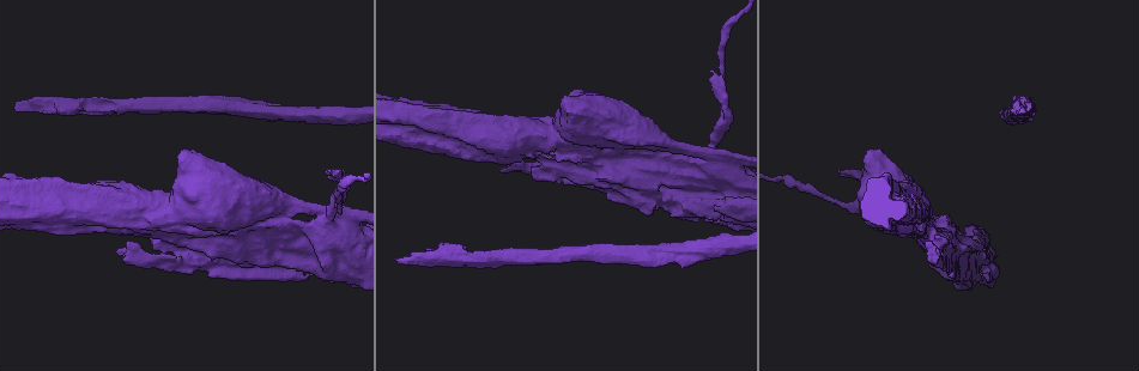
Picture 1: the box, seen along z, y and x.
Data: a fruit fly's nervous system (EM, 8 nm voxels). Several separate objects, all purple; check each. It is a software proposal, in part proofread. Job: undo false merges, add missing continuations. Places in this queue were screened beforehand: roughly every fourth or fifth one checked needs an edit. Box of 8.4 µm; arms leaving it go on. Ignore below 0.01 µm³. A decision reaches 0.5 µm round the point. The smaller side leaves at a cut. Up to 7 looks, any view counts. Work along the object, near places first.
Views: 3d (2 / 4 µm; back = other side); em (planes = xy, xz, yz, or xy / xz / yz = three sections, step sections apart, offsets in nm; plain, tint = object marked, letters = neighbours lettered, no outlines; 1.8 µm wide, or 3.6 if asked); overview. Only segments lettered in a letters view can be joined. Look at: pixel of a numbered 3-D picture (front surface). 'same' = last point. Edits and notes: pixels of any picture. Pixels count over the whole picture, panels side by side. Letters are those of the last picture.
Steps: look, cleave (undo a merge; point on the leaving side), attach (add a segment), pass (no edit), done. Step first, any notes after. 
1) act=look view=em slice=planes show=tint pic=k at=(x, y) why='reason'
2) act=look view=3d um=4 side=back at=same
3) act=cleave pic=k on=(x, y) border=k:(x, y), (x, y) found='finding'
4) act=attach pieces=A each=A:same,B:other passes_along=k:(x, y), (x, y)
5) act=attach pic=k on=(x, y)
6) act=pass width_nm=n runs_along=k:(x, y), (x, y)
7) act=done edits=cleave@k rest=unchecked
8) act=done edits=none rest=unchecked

act=look view=em um=3.6 slice=xy step=16 show=tint pic=1 at=(248, 248) why='sudden change in width'

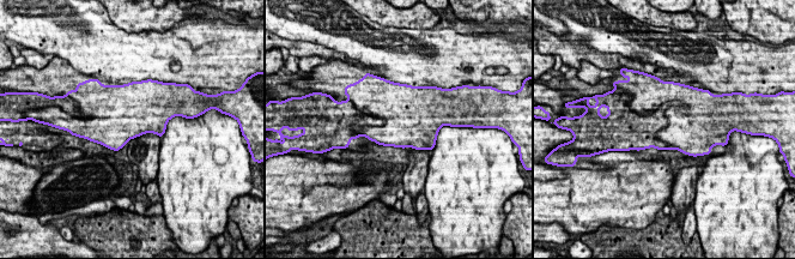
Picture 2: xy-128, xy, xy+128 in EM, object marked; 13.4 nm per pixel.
act=look view=em um=3.6 slice=planes show=letters at=same

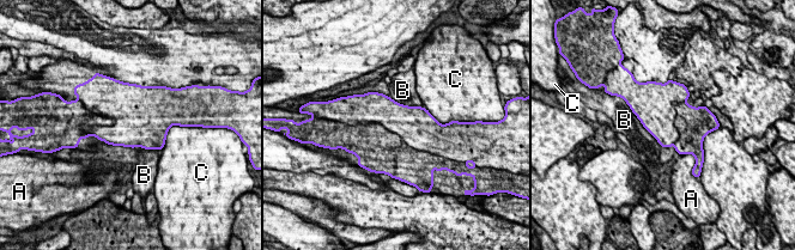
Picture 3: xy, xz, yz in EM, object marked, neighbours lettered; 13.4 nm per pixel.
act=cleave pic=3 on=(387, 150) longest_contact=B:750nm each=A:other,B:other,C:other border=3:(356, 123), (380, 123), (428, 152) found='a second cell is stuck on'

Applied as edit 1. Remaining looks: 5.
act=look view=em slice=planes show=letters pic=1 at=(331, 170) why='free end'

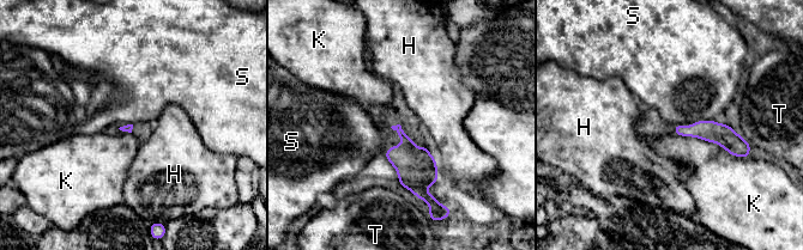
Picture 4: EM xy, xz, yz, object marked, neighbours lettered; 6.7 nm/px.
act=pass each=H:other,K:other,S:other,T:other border=4:(391, 127), (402, 144), (384, 154) found='no lettered segment goes on from it'

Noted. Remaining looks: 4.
act=look view=em slice=yz step=8 show=tint pic=1 at=(423, 259) why='sudden change in width'

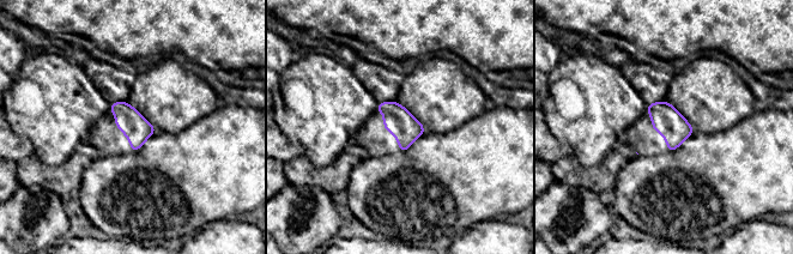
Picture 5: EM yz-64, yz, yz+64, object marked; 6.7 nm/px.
act=look view=em slice=planes show=tint at=same

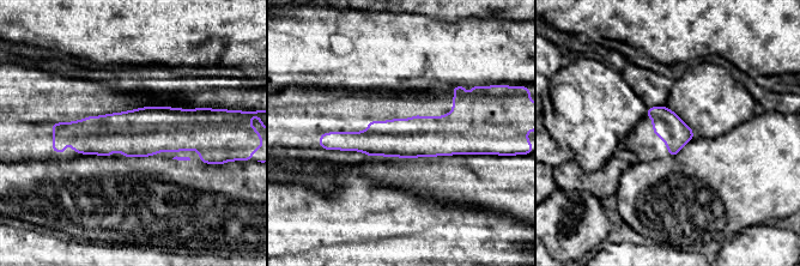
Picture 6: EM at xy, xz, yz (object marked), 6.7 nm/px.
act=look view=em slice=planes show=letters at=same why='see the neighbours'

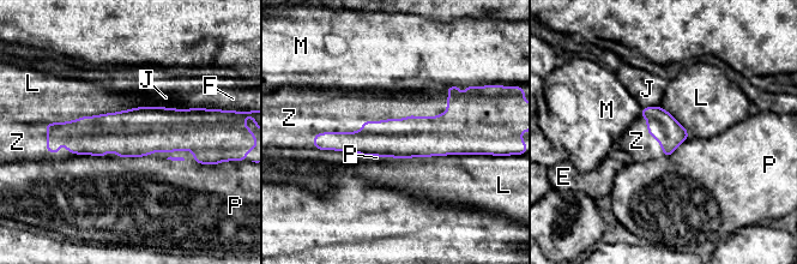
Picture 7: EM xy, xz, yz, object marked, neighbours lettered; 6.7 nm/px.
act=attach pieces=Z width_nm=190 longest_contact=Z:1000nm each=E:other,F:other,J:other,L:other,M:other,P:other,Z:same found='it goes on there'

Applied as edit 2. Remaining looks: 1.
act=done edits=cleave@3,attach@7 rest=unchecked

